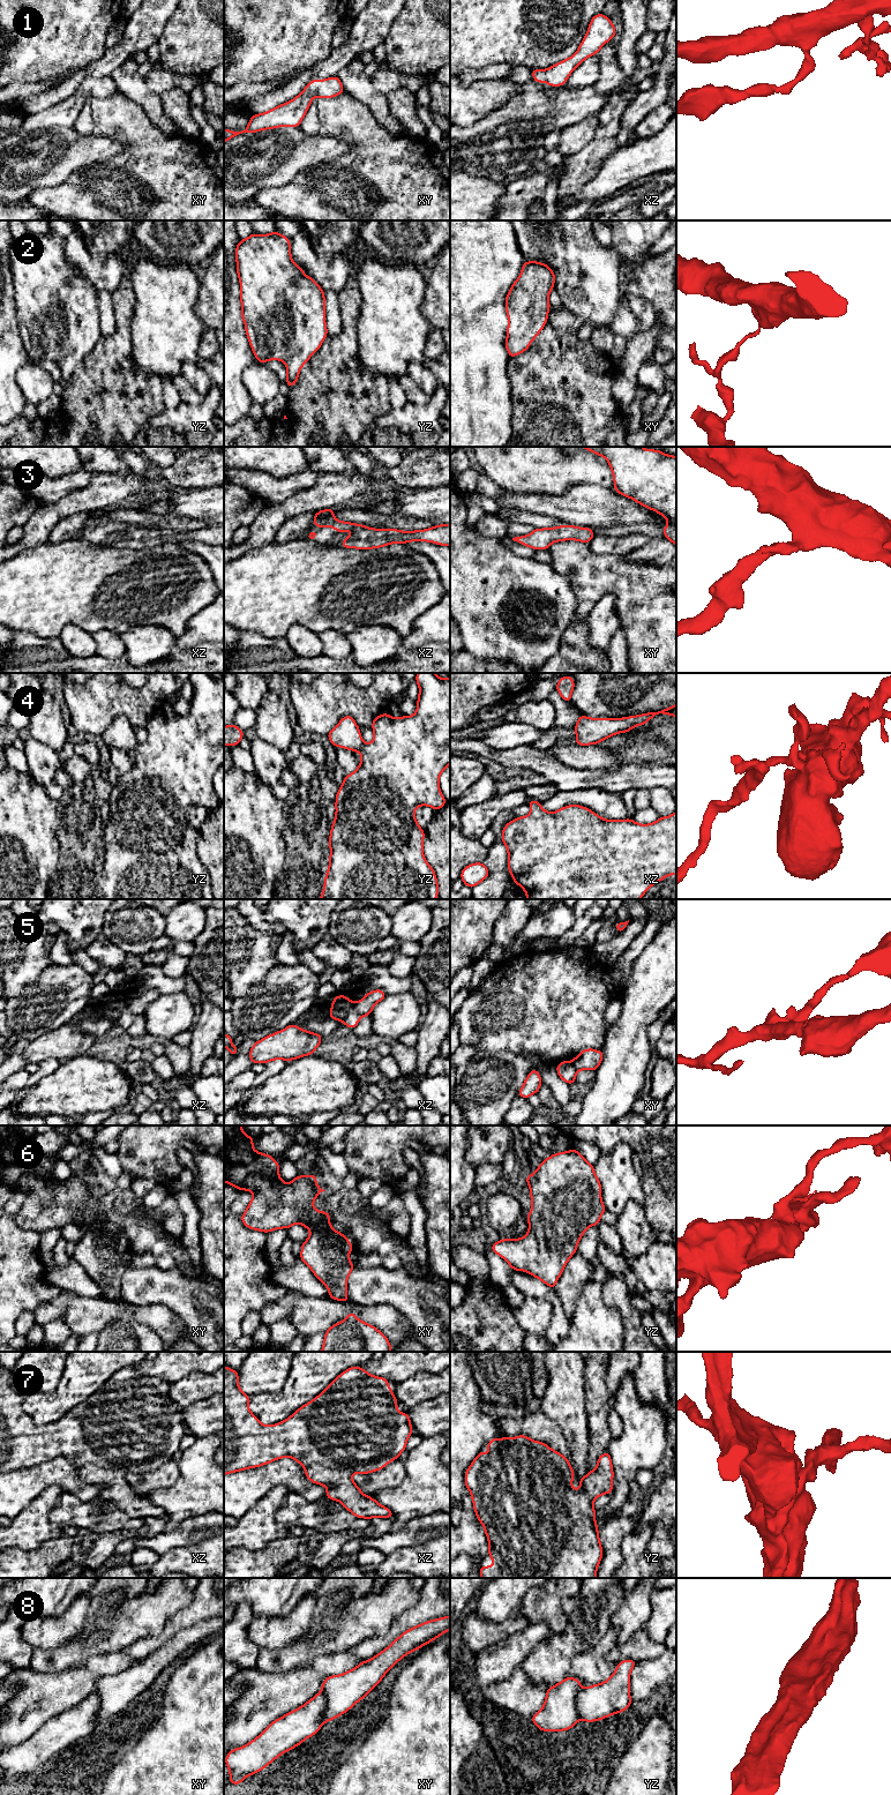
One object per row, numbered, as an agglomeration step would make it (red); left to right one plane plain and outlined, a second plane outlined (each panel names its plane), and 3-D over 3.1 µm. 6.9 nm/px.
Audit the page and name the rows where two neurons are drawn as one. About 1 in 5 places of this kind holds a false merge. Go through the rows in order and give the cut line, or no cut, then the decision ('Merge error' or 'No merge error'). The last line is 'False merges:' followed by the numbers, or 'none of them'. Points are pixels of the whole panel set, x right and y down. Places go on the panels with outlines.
1: No split. No merge error
2: No split. No merge error
3: No split. No merge error
4: No split. No merge error
5: Split along xz (353, 1003), (342, 1021). Merge error
6: No split. No merge error
7: No split. No merge error
8: Split along xy (320, 1691), (326, 1698), (322, 1722). Merge error
False merges: 5, 8

